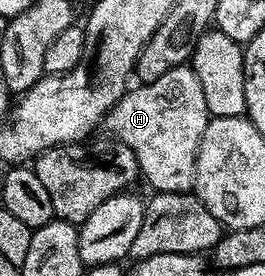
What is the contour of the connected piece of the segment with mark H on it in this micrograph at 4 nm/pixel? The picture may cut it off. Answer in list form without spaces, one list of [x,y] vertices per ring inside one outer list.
[[[189,64],[181,65],[176,67],[172,71],[164,71],[164,75],[160,75],[160,79],[155,81],[148,81],[137,86],[139,89],[134,89],[135,87],[127,88],[127,91],[123,97],[118,100],[118,102],[110,108],[110,112],[107,113],[105,117],[105,124],[108,126],[110,124],[110,129],[117,140],[122,141],[128,148],[132,151],[132,155],[136,155],[138,160],[138,168],[140,170],[141,176],[146,177],[146,181],[151,185],[151,190],[160,193],[189,193],[194,188],[194,167],[196,165],[196,155],[198,154],[198,148],[200,147],[200,139],[204,135],[204,127],[210,122],[211,115],[208,111],[208,107],[204,103],[204,91],[200,88],[200,81],[196,79],[193,68]]]

